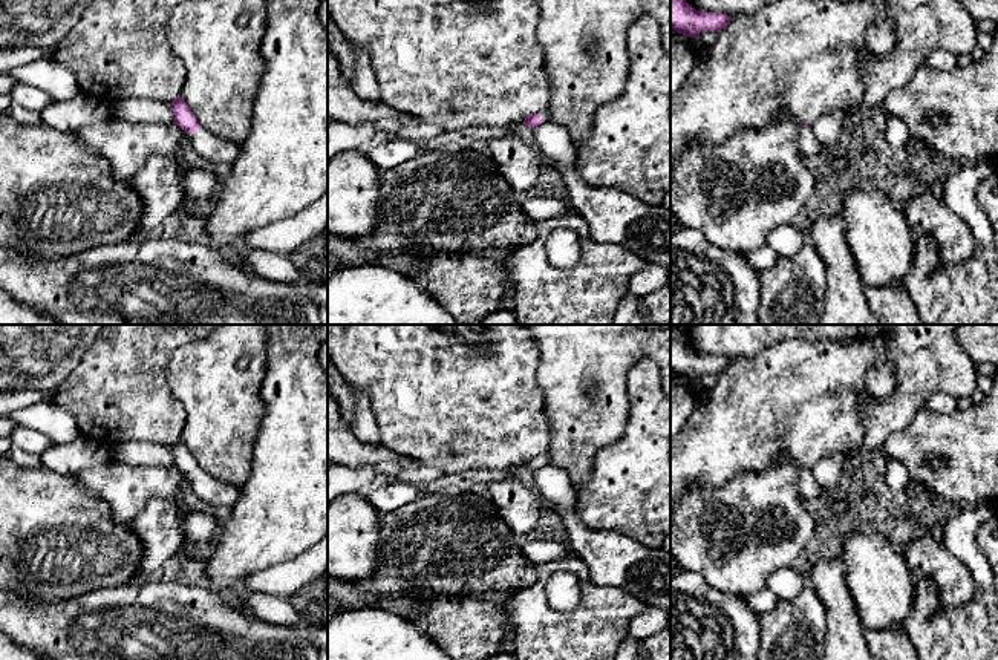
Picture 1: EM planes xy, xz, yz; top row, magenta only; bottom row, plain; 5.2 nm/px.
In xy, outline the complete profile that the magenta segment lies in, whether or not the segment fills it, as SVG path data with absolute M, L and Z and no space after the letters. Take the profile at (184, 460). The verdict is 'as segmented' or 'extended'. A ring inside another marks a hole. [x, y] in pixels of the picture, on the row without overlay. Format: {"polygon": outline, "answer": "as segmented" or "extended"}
{"polygon": "M179 438L170 446L174 467L188 476L191 492L205 504L231 508L240 498L240 488L219 481L204 472L196 462L188 447Z", "answer": "extended"}

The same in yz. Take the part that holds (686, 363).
{"polygon": "M675 335L670 338L670 371L678 377L696 380L704 374L721 375L730 363L727 357L696 354Z", "answer": "as segmented"}

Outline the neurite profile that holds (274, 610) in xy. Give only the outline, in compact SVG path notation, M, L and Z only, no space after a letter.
M250 593L248 608L253 616L268 623L283 626L298 626L305 623L294 606L294 600L282 599L279 596Z

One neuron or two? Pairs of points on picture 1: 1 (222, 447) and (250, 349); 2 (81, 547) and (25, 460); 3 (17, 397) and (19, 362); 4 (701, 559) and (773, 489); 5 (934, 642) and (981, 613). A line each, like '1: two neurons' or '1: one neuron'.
1: one neuron
2: two neurons
3: two neurons
4: one neuron
5: one neuron

